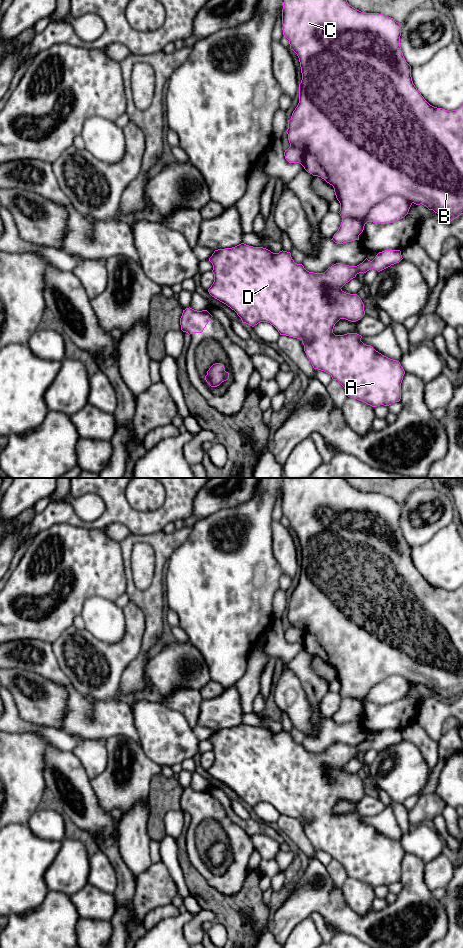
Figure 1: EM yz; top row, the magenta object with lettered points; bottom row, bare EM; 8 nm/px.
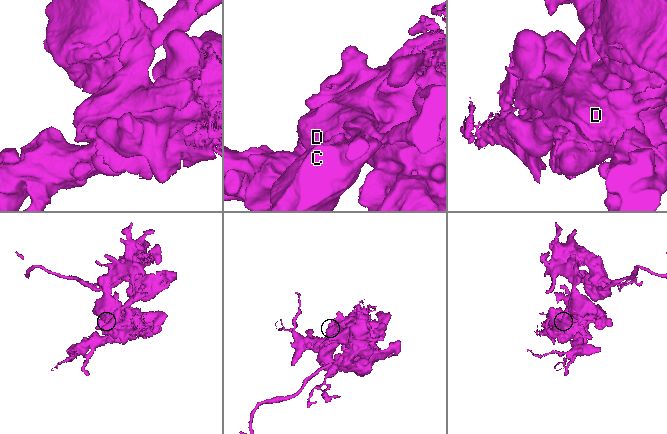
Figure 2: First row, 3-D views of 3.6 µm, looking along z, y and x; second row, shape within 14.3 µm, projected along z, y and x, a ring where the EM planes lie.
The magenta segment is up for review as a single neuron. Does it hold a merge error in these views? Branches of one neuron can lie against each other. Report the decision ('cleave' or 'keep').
keep

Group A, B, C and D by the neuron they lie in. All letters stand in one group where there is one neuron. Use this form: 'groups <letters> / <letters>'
groups A B C D

